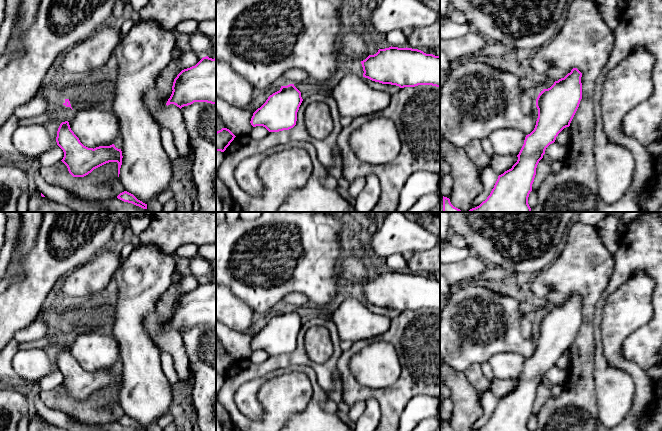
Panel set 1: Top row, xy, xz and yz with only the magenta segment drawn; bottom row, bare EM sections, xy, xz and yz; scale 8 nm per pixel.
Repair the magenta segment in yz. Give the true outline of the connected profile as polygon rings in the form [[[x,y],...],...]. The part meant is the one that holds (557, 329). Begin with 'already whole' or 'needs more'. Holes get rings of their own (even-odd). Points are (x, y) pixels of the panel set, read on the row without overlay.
already whole; [[[573,292],[564,302],[555,305],[548,312],[543,313],[537,323],[538,342],[534,354],[526,359],[524,368],[517,379],[518,384],[511,393],[498,400],[490,419],[477,431],[530,431],[528,421],[532,415],[532,408],[536,399],[536,392],[543,382],[546,372],[555,366],[558,358],[570,347],[582,323],[582,297]]]

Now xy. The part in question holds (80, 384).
already whole; [[[62,346],[57,355],[57,369],[63,374],[64,381],[61,384],[68,392],[73,401],[84,401],[94,393],[109,387],[118,387],[118,401],[122,389],[122,375],[115,371],[99,370],[88,372],[84,370],[79,362],[71,354],[69,346]]]

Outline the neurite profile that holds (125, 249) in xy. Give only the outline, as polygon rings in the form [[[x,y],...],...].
[[[124,242],[118,246],[119,255],[124,260],[126,259],[134,250],[134,246],[130,242]]]

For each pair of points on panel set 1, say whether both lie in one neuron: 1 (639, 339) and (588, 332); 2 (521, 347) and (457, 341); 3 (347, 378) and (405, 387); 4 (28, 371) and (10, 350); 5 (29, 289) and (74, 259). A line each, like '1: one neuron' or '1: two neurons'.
1: two neurons
2: one neuron
3: one neuron
4: two neurons
5: one neuron

